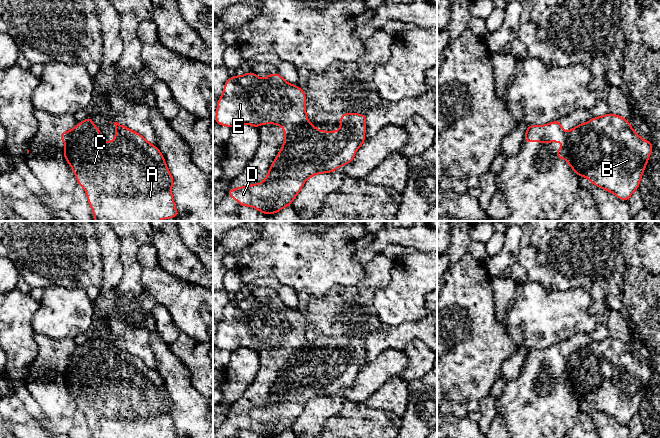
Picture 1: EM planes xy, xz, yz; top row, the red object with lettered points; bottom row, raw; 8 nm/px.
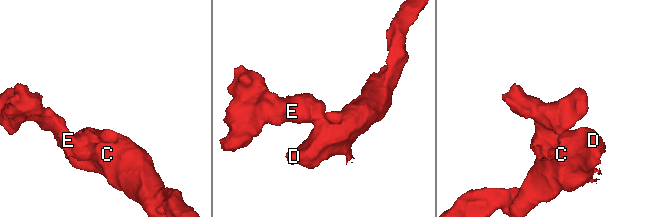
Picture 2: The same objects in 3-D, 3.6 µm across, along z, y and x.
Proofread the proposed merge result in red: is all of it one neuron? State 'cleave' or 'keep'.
cleave

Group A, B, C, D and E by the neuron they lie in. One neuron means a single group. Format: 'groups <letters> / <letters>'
groups A B C D / E

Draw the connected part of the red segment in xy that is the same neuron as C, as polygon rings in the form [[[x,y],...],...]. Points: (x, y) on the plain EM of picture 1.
[[[89,340],[70,354],[70,365],[63,375],[66,385],[74,395],[77,408],[86,416],[93,438],[179,438],[171,417],[174,403],[160,374],[139,357],[117,346],[113,347],[114,365],[94,365],[102,356],[92,346],[92,340]]]

